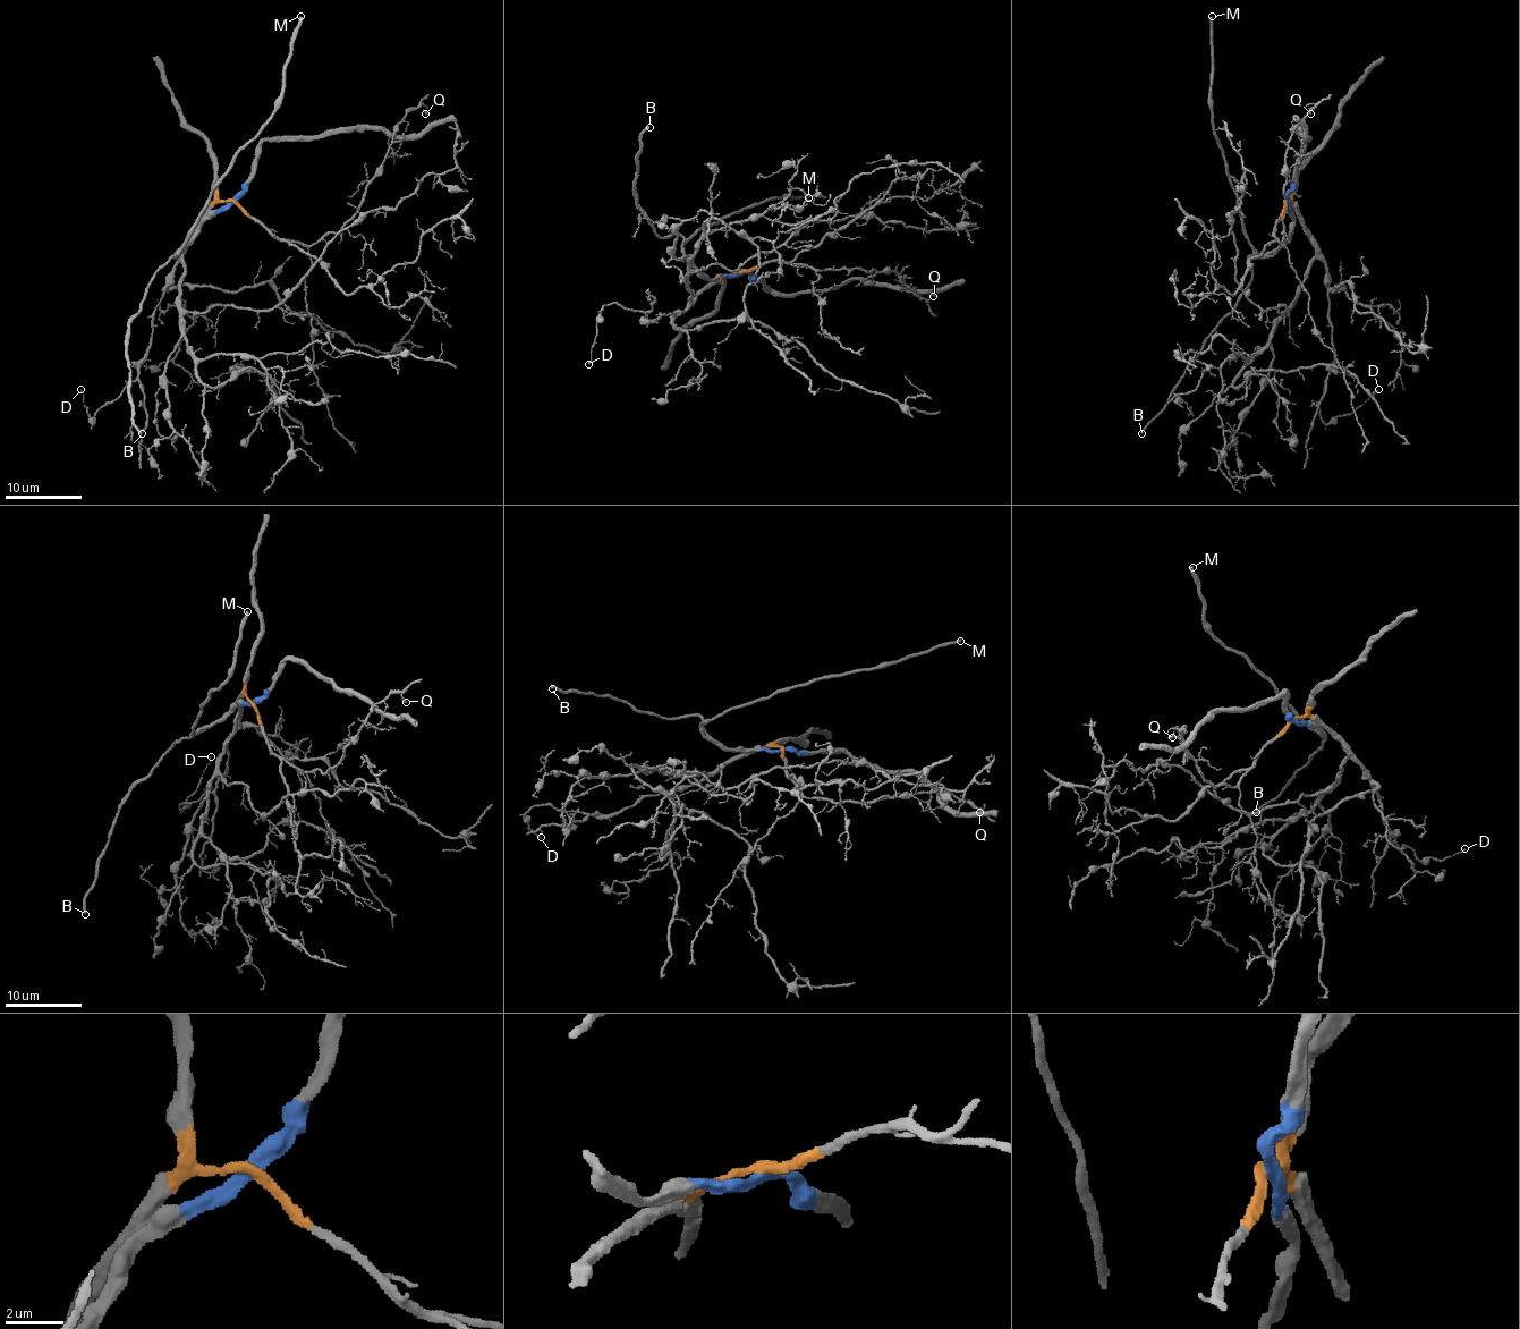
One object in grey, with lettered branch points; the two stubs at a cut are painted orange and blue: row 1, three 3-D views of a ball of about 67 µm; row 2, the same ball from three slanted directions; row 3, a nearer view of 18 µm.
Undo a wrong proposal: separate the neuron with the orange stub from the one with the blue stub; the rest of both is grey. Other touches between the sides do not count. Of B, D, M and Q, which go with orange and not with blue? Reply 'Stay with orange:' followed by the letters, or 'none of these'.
Stay with orange: D, Q

